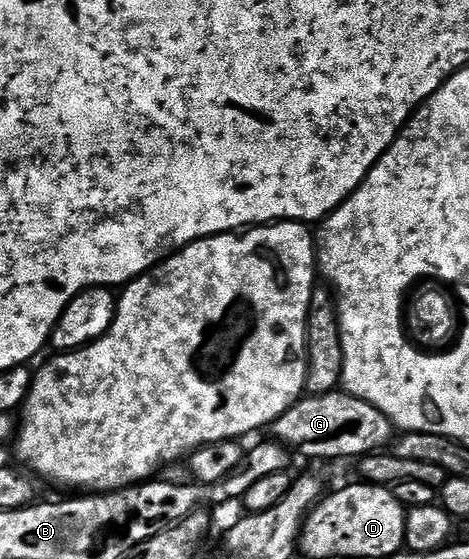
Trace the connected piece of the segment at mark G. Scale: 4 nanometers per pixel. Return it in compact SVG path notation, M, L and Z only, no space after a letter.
M339 390L300 399L275 421L273 431L278 443L291 450L296 448L301 455L315 460L339 460L342 456L363 458L386 449L383 447L387 443L388 447L393 440L391 419L380 408Z

